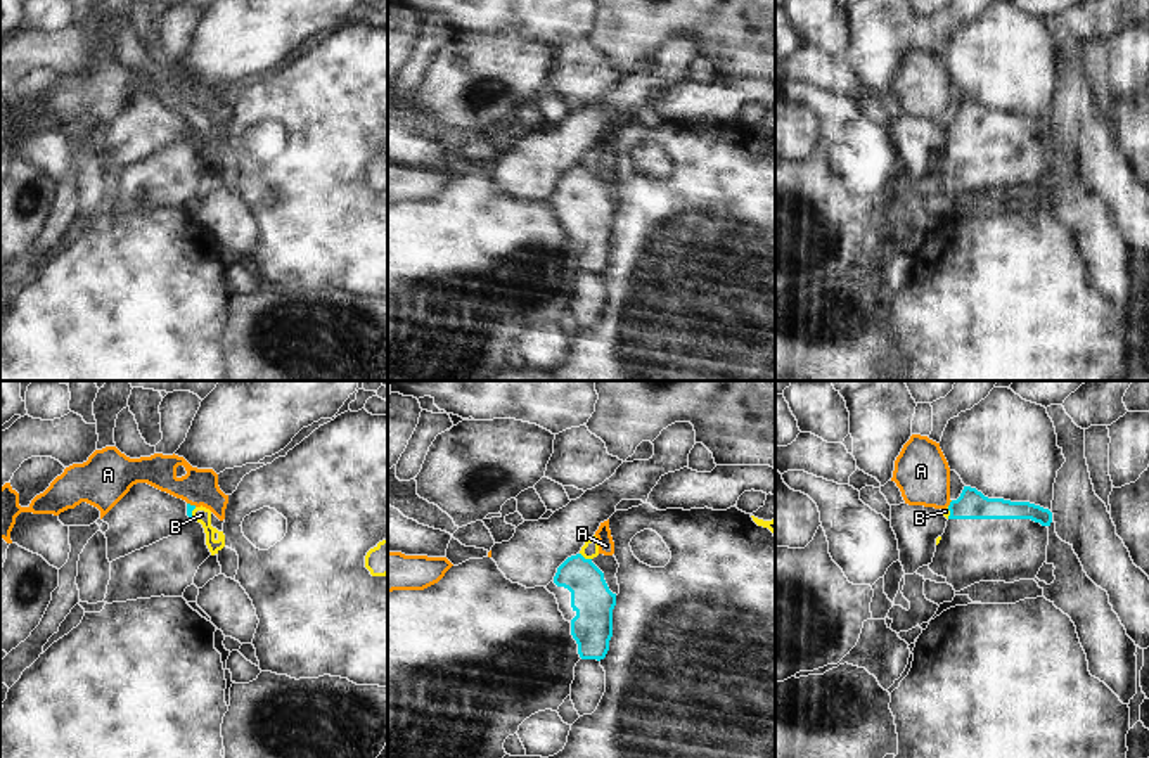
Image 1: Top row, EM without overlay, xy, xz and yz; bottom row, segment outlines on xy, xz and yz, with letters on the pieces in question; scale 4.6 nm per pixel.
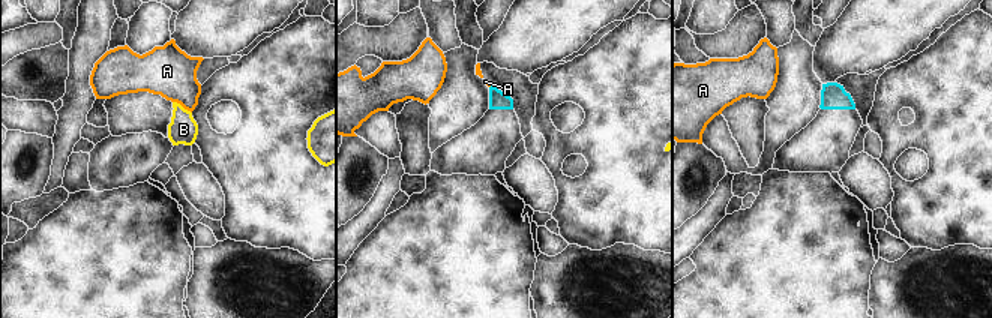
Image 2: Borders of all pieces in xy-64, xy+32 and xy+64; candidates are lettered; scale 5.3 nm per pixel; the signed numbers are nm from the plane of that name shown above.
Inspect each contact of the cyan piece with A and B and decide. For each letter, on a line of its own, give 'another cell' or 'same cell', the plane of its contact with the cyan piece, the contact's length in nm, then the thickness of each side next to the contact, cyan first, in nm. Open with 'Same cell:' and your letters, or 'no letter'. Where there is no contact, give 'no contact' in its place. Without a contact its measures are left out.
Same cell: no letter
A: another cell; meets cyan in yz; contact 40 nm long; 140 nm thick on the cyan side, 260 nm on the other
B: another cell; meets cyan in xz; contact 70 nm long; 190 nm thick on the cyan side, 80 nm on the other

